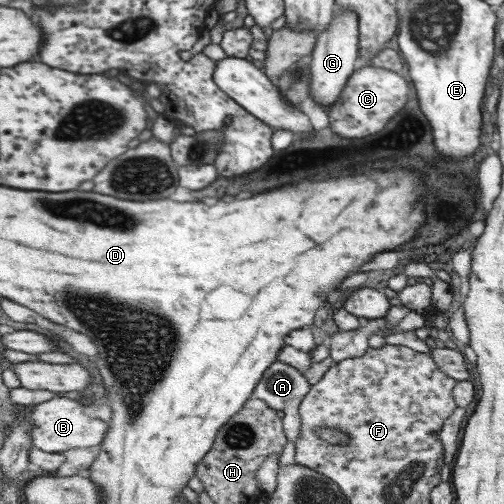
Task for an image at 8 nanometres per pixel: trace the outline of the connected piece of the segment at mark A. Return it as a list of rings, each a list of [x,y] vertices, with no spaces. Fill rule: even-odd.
[[[275,360],[263,374],[253,393],[253,397],[262,400],[269,408],[284,413],[282,429],[286,440],[293,444],[299,437],[301,427],[297,405],[307,393],[308,387],[307,380],[297,369]]]

